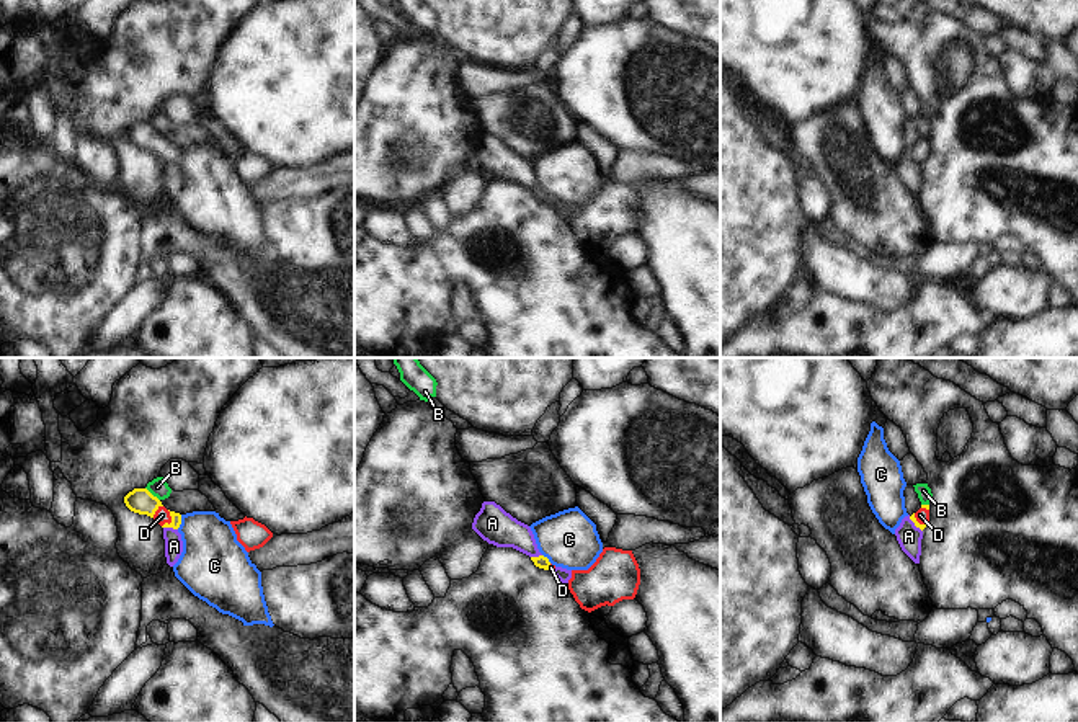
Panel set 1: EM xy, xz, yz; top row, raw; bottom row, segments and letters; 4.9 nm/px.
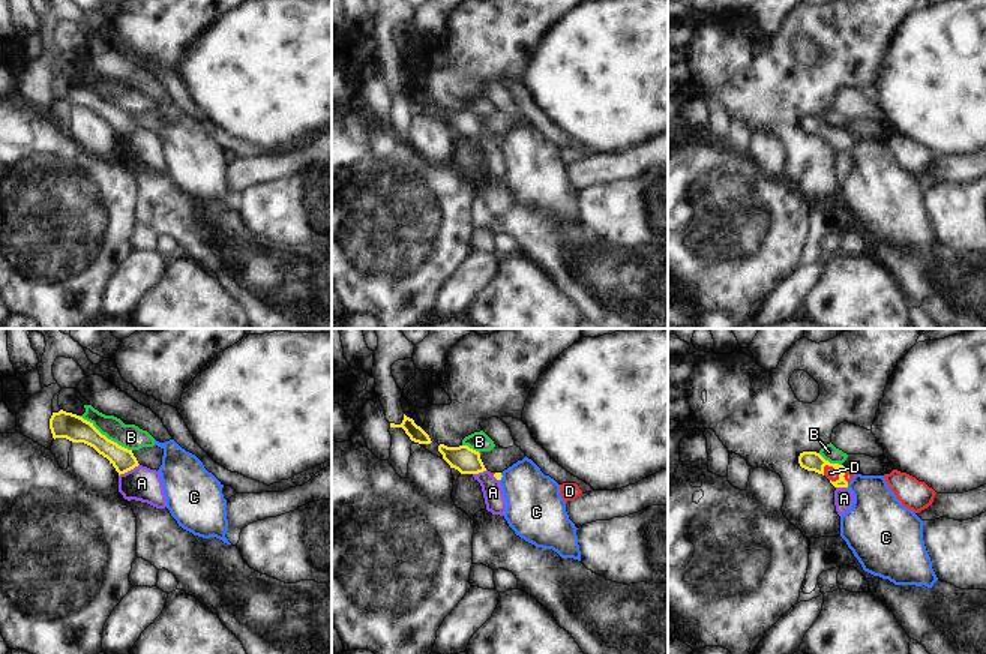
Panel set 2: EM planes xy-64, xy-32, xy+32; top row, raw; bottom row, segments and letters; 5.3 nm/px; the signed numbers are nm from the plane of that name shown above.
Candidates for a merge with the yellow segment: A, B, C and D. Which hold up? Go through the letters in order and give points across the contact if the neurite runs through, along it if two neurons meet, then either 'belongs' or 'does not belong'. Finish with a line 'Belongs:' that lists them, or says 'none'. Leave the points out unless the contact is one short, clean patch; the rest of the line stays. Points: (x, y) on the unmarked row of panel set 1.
A: border xy (164, 160), (177, 164); does not belong
B: does not belong
C: border xy (182, 149), (182, 157), (177, 162); does not belong
D: way xy (175, 157), (172, 154), (162, 149); belongs
Belongs: D

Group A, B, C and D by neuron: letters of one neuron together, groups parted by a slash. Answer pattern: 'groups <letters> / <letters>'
groups A / B / C / D

